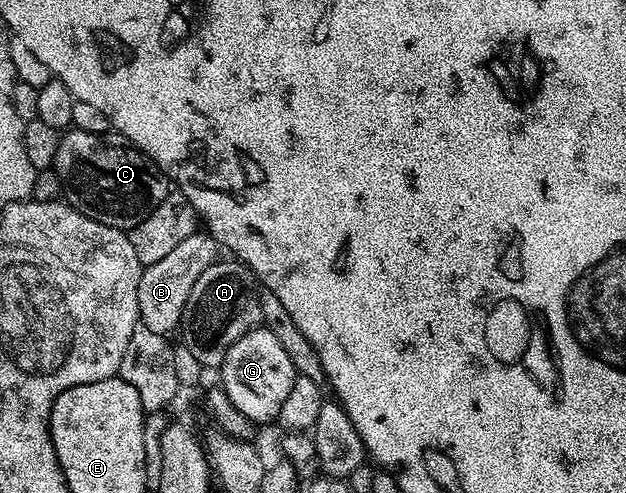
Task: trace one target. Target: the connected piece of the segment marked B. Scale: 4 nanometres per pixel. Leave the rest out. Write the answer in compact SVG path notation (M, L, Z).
M198 229L187 241L182 241L167 257L155 261L155 265L144 268L139 277L139 323L151 329L151 333L168 336L169 331L176 332L181 325L183 309L195 281L203 277L205 270L218 262L219 244L212 235Z

